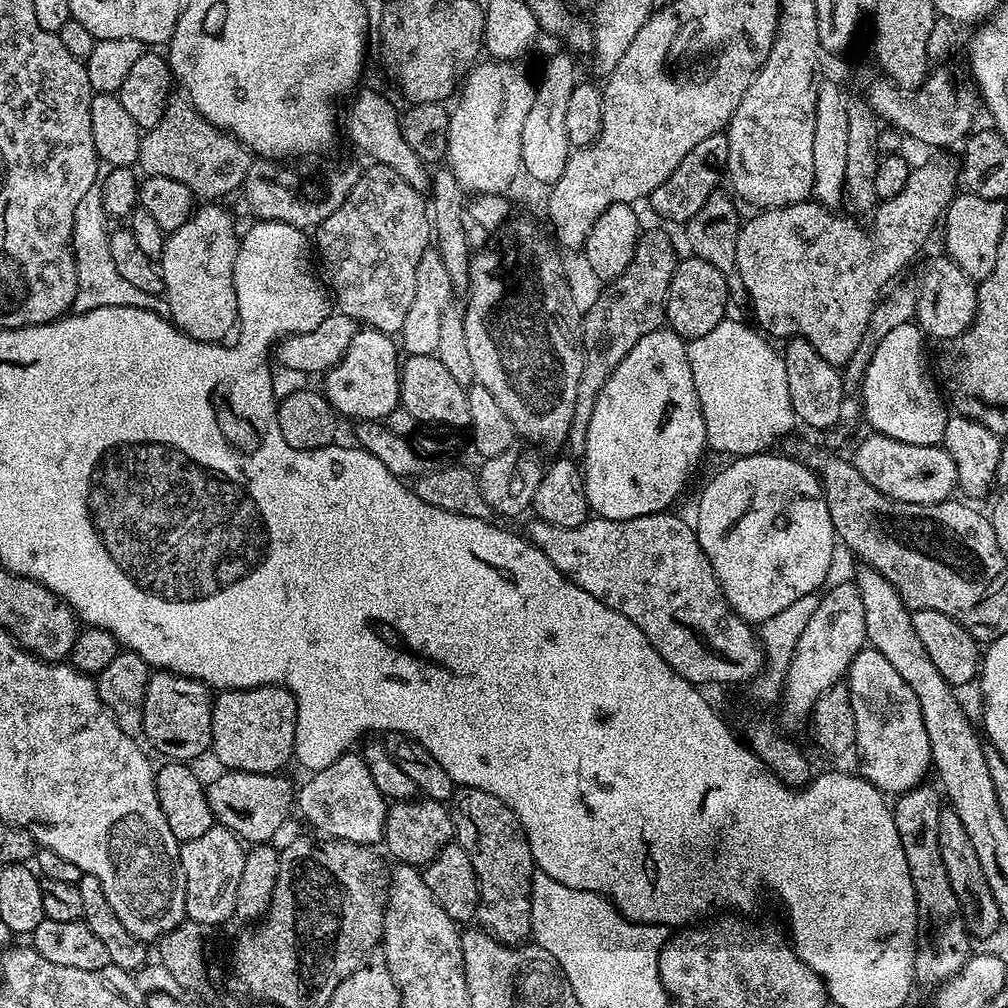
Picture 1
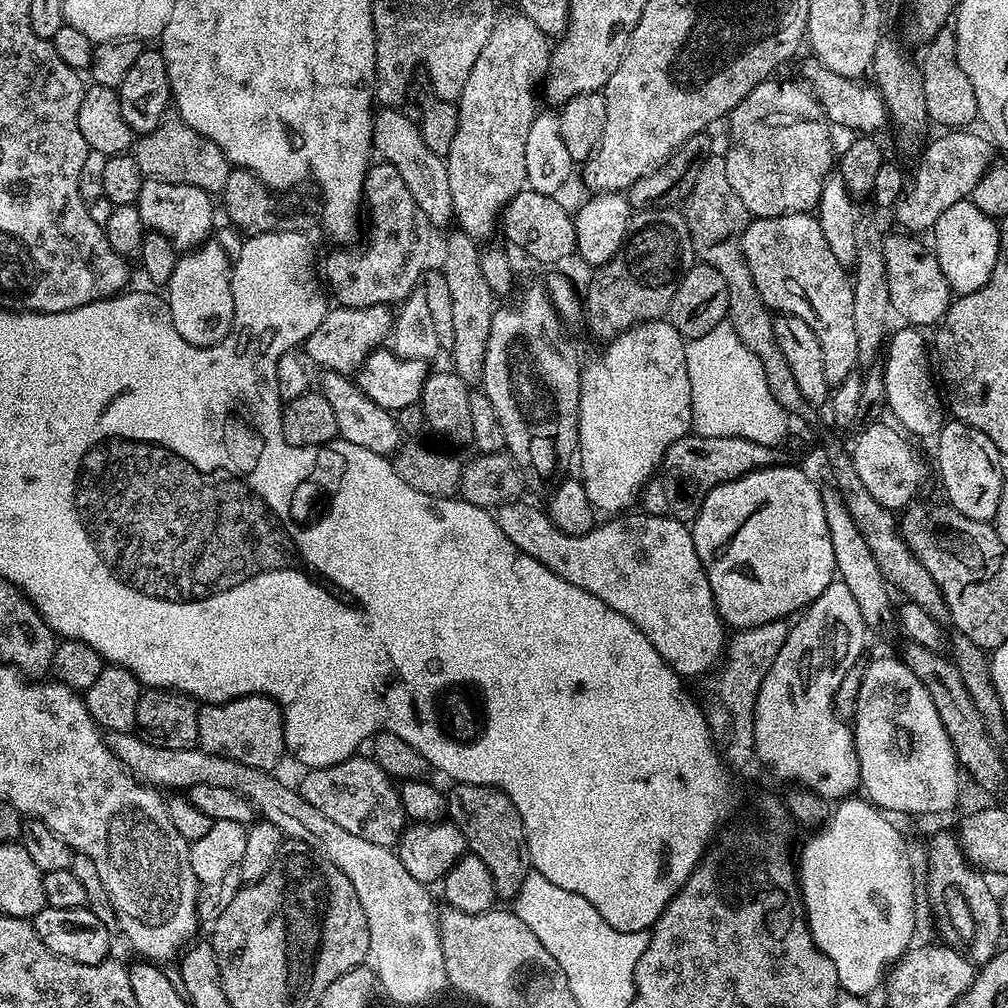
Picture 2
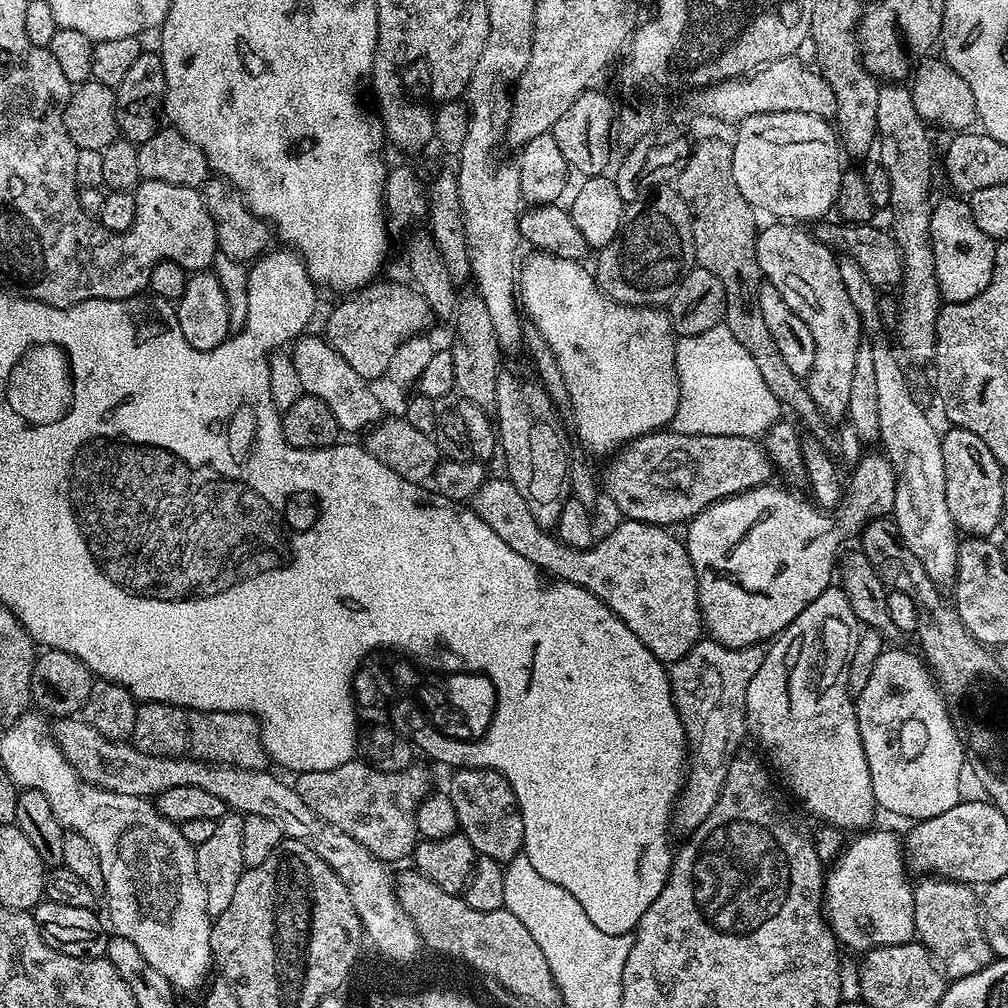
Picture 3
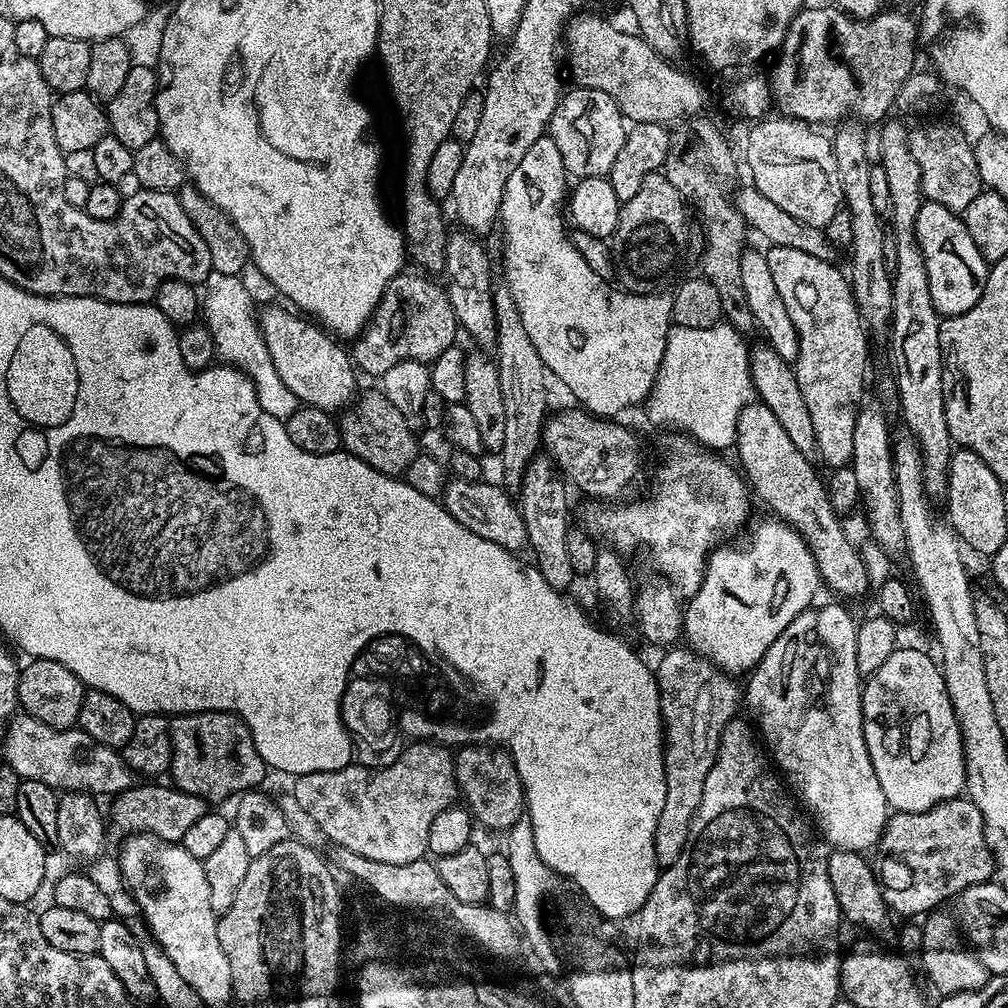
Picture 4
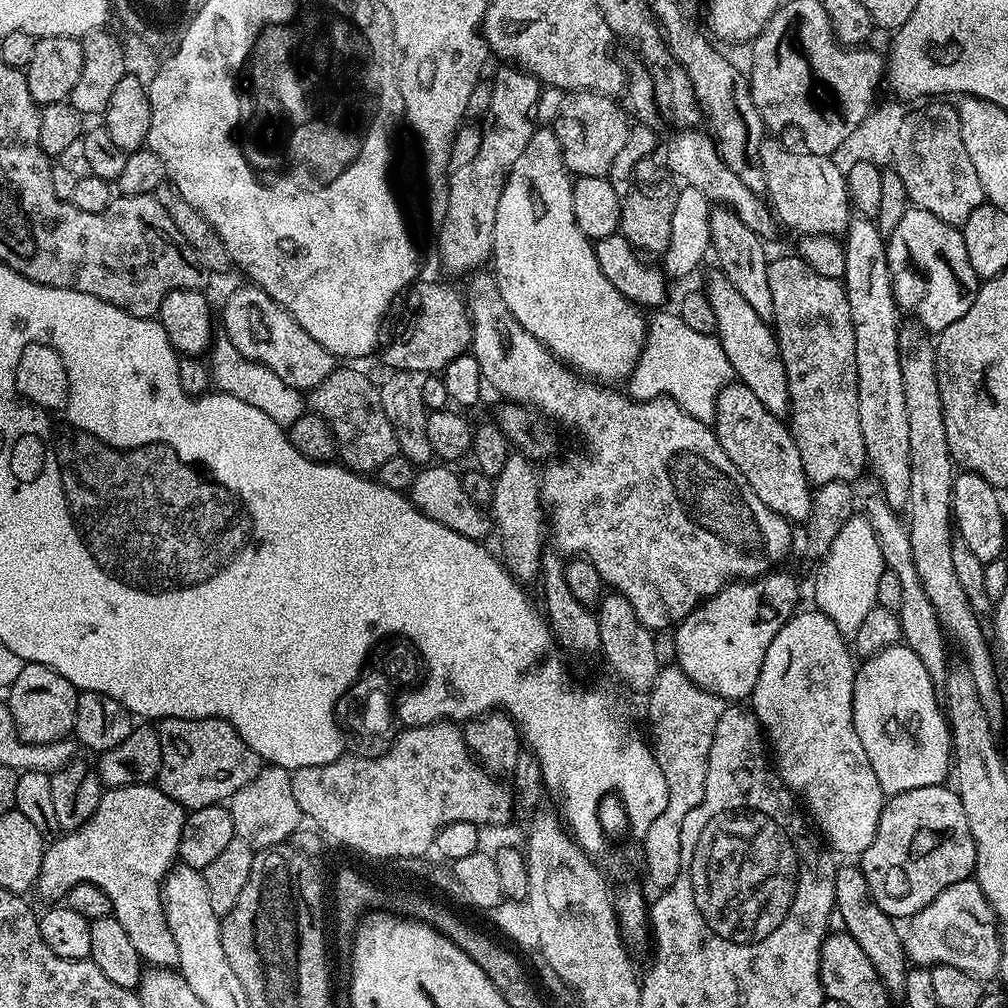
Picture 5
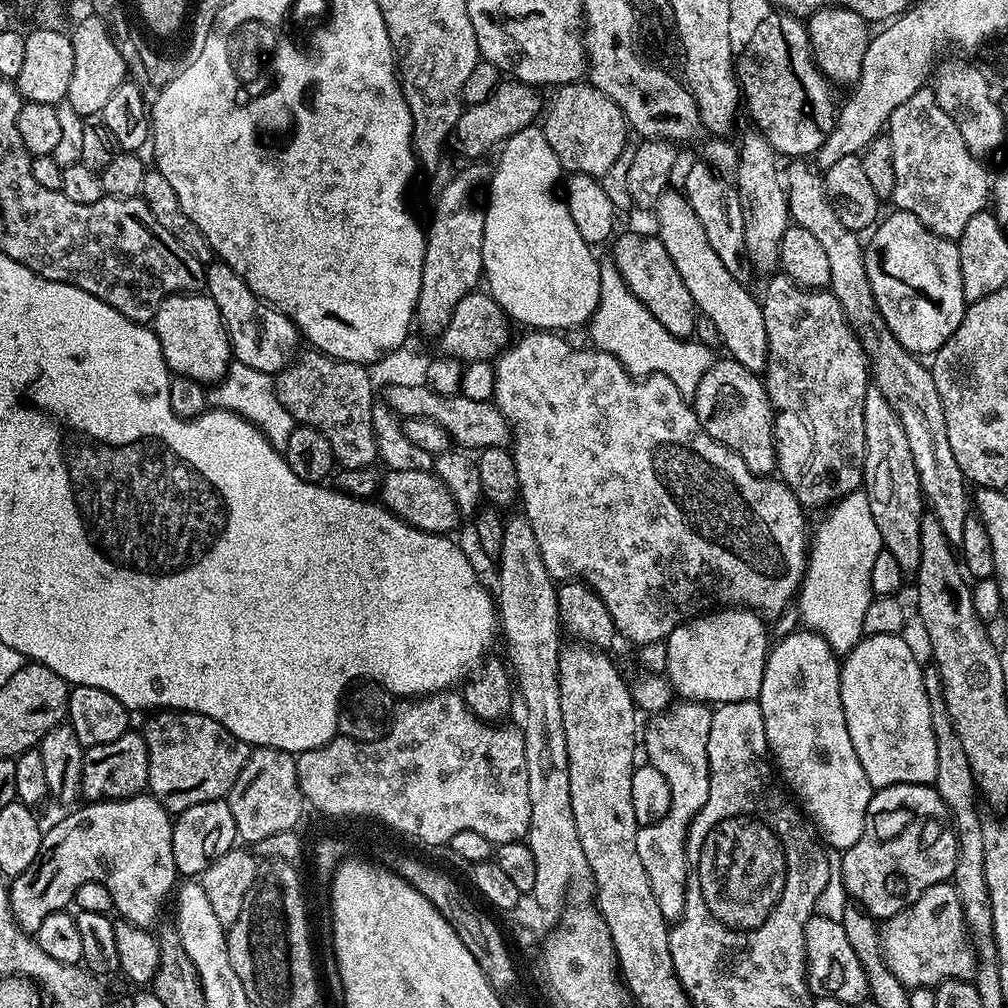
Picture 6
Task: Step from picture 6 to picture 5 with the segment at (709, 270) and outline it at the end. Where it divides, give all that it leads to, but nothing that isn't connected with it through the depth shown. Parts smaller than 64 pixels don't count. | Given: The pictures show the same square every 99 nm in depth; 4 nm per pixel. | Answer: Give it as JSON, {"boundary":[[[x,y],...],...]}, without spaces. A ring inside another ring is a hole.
{"boundary":[[[713,272],[713,276],[708,280],[706,295],[714,310],[714,318],[718,318],[716,336],[722,350],[726,350],[726,358],[730,358],[735,379],[747,386],[758,397],[758,402],[762,402],[762,406],[770,410],[770,414],[787,417],[790,412],[790,386],[773,325],[758,318],[757,312],[746,303],[742,294],[738,294],[738,290],[734,290],[734,286],[725,278],[723,272]]]}

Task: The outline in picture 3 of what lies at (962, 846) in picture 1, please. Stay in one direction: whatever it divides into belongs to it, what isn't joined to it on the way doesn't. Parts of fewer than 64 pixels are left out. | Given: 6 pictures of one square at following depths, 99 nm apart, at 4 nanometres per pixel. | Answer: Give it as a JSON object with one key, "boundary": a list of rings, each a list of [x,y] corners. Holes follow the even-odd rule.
{"boundary":[[[924,878],[912,890],[914,902],[914,918],[912,926],[919,943],[928,949],[932,959],[942,969],[949,981],[961,980],[970,974],[978,974],[987,964],[991,964],[994,957],[990,950],[990,942],[986,942],[982,908],[978,903],[978,892],[971,884],[959,884],[956,880],[947,878]]]}

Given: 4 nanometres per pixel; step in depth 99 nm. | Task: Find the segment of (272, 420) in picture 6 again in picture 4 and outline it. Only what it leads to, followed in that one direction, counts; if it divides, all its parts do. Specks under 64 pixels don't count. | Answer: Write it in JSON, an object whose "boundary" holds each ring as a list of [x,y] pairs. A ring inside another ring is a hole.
{"boundary":[[[212,271],[202,285],[202,320],[214,338],[217,357],[225,365],[245,372],[258,394],[258,406],[262,406],[262,410],[266,410],[270,418],[285,421],[302,405],[300,399],[287,388],[286,382],[282,382],[282,377],[274,366],[274,358],[270,358],[270,350],[266,350],[254,308],[252,312],[252,296],[242,281],[240,276]]]}

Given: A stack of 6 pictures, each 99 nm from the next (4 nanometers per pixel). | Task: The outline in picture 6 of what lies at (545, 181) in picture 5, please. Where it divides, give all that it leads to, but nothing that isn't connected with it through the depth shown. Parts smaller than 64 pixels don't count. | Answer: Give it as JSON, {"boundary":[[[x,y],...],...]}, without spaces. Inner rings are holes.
{"boundary":[[[533,126],[531,128],[523,128],[518,130],[518,134],[511,136],[509,140],[505,140],[499,149],[500,161],[497,162],[496,168],[491,169],[490,179],[486,185],[486,207],[484,209],[484,241],[482,242],[482,262],[484,263],[483,279],[488,280],[486,291],[498,302],[498,306],[513,321],[516,320],[520,324],[528,324],[532,330],[564,330],[560,328],[580,328],[591,321],[592,315],[596,313],[598,300],[600,298],[600,265],[601,261],[596,260],[593,245],[586,242],[586,238],[582,238],[582,234],[578,234],[577,228],[574,226],[574,218],[570,218],[570,210],[565,202],[563,195],[558,191],[558,185],[562,180],[562,169],[558,162],[558,154],[554,154],[554,150],[550,146],[550,142],[546,142],[546,134],[543,127]]]}

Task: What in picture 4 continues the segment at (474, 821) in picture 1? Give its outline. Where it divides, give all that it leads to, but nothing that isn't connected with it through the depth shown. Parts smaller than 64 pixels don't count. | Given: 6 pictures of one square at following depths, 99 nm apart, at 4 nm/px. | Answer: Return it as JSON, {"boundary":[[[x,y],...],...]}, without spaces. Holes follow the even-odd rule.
{"boundary":[[[487,742],[479,743],[465,743],[459,749],[461,752],[455,753],[456,786],[473,821],[479,827],[481,824],[484,828],[493,828],[494,831],[503,833],[513,828],[525,815],[524,784],[518,778],[515,762],[503,747]]]}

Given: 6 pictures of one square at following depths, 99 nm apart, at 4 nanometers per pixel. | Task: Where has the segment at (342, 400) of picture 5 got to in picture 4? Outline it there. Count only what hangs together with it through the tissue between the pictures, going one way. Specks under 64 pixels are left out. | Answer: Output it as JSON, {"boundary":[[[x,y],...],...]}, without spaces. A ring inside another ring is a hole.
{"boundary":[[[361,391],[352,403],[343,409],[339,417],[340,443],[343,451],[362,458],[362,462],[374,466],[374,470],[382,474],[399,477],[418,454],[416,436],[408,425],[411,424],[409,417],[399,412],[385,398],[383,391],[363,392]]]}

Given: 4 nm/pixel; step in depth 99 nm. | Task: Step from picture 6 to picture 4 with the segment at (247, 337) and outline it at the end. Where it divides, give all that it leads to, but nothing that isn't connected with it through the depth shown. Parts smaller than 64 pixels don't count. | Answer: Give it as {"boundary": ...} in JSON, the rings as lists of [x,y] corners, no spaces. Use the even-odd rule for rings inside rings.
{"boundary":[[[272,304],[258,312],[260,334],[266,342],[266,350],[270,350],[270,358],[274,358],[274,366],[282,382],[286,382],[287,388],[300,399],[301,405],[339,413],[352,403],[358,392],[358,369],[349,349],[343,348],[340,345],[343,343],[329,335],[319,323],[284,308]]]}

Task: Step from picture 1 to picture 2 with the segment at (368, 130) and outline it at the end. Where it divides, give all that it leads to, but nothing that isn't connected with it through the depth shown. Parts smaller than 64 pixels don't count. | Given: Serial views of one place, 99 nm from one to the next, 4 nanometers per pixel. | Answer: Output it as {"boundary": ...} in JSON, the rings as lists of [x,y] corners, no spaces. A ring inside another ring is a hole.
{"boundary":[[[381,107],[372,122],[372,146],[384,155],[383,163],[396,168],[402,174],[403,191],[414,194],[414,202],[430,218],[433,229],[447,229],[453,223],[454,198],[450,198],[450,178],[445,157],[434,154],[426,142],[422,142],[419,123],[412,120],[400,108]],[[381,111],[381,112],[380,112]]]}

